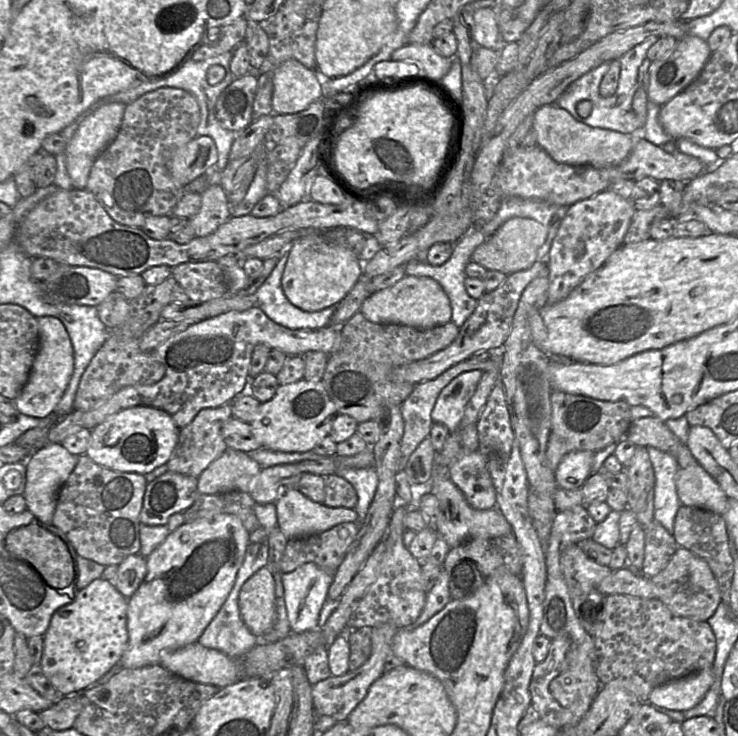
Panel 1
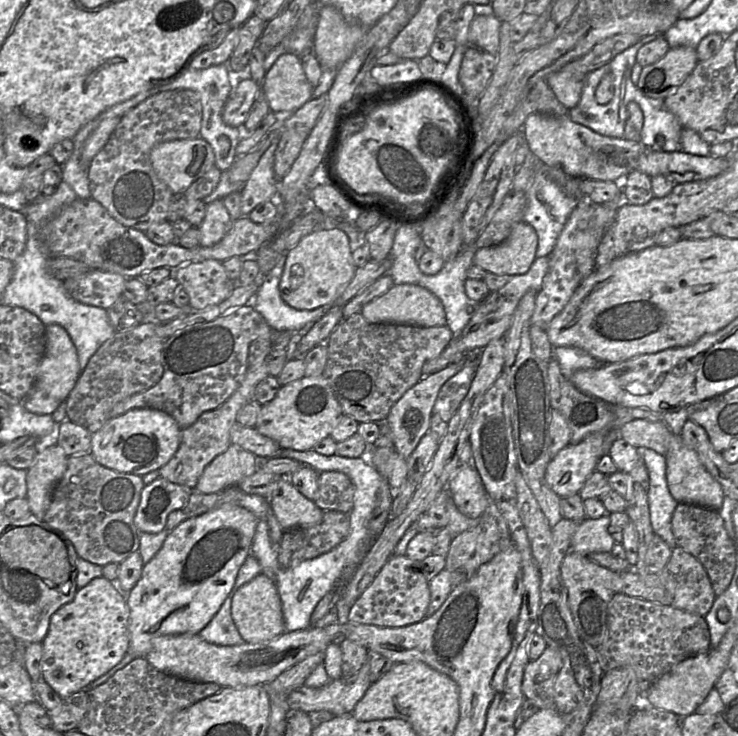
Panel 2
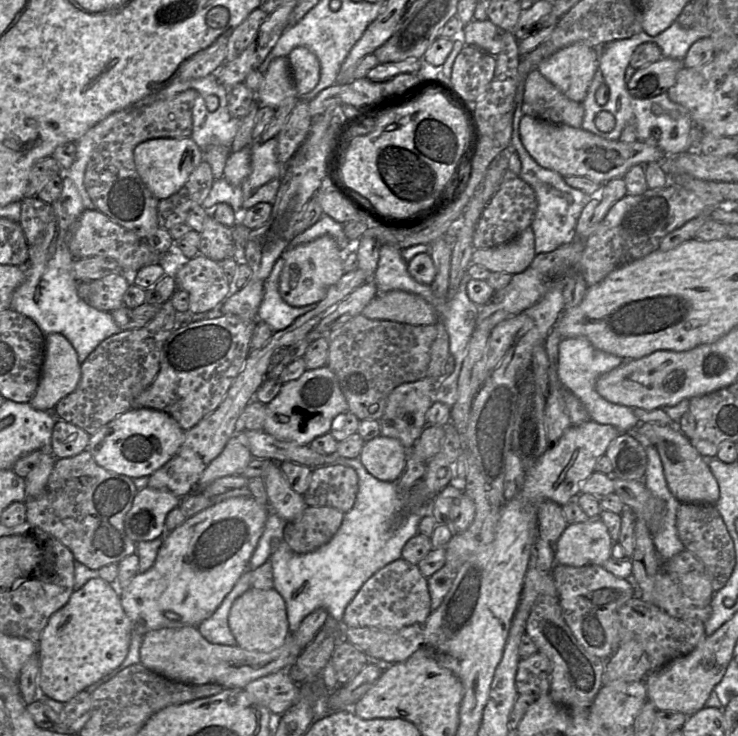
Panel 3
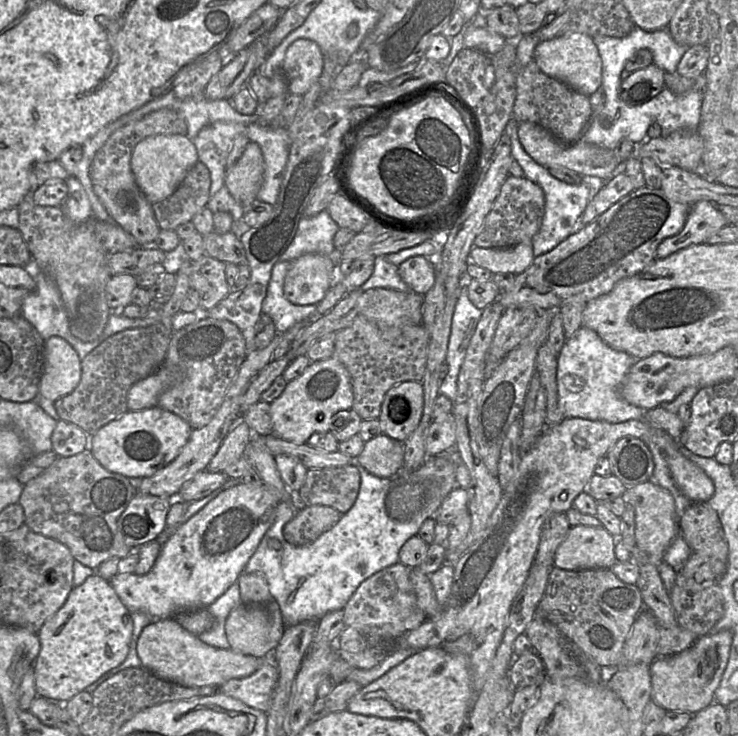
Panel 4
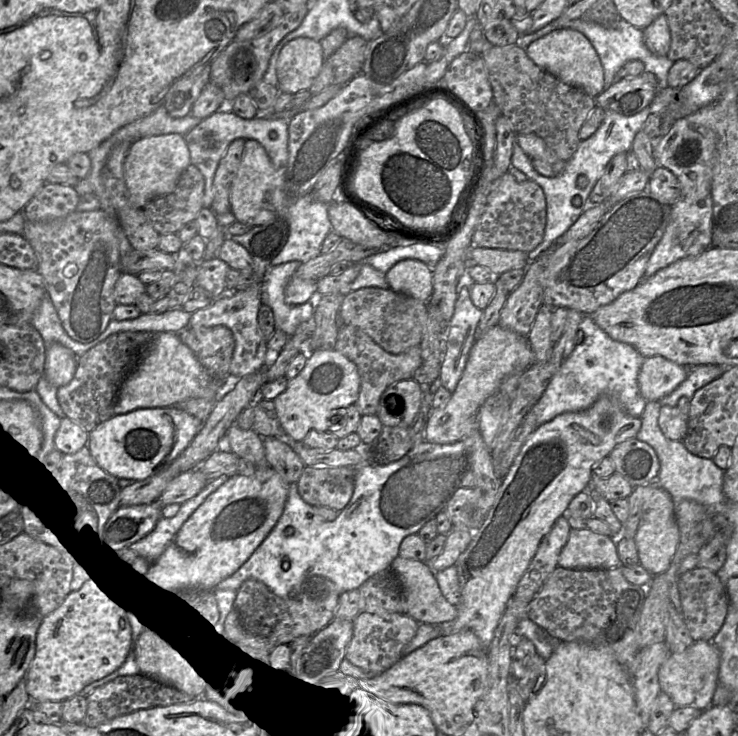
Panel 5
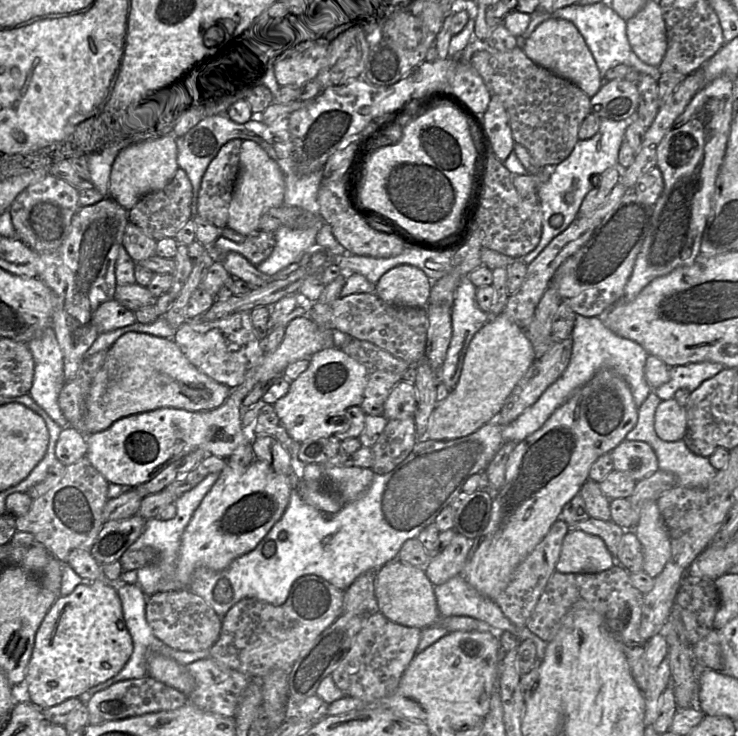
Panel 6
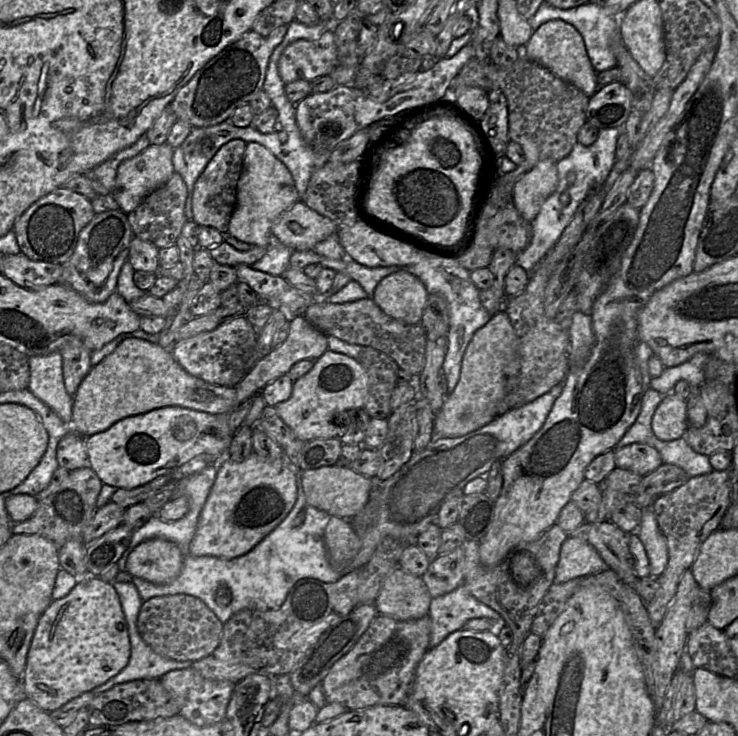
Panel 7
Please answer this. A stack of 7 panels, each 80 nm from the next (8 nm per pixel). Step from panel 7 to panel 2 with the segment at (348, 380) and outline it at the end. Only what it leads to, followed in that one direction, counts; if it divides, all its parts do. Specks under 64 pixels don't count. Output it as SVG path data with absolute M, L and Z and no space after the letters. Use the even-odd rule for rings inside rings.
M304 376L289 384L281 386L274 399L262 406L255 428L264 436L277 442L282 449L296 451L312 450L314 446L331 435L343 415L327 379L323 376Z

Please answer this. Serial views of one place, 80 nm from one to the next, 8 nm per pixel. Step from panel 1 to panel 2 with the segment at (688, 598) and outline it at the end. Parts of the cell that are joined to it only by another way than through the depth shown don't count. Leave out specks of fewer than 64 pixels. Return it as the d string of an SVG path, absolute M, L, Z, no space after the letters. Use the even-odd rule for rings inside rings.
M682 547L672 549L671 557L659 573L672 597L672 606L705 617L716 594L702 563Z

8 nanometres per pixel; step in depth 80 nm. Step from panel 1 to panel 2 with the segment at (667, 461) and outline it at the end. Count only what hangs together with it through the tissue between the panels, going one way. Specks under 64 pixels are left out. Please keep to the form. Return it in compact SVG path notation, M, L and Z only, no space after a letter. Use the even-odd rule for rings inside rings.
M649 448L643 449L641 454L649 474L648 502L652 529L673 549L677 544L672 518L680 502L675 500L668 488L665 456Z

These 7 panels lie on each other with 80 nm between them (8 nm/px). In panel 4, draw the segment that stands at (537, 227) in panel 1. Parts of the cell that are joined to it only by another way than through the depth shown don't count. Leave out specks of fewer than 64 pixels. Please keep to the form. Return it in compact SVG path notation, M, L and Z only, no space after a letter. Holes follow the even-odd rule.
M523 242L503 248L481 248L470 251L471 263L488 269L493 274L524 272L534 260L532 242Z

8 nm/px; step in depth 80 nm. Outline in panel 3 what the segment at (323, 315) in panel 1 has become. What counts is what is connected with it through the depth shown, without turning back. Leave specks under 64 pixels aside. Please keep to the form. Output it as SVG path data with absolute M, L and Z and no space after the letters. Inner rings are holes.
M280 256L264 283L264 295L257 312L258 319L267 323L274 332L284 330L298 317L315 307L315 305L292 307L281 298L279 281L283 267L284 259Z

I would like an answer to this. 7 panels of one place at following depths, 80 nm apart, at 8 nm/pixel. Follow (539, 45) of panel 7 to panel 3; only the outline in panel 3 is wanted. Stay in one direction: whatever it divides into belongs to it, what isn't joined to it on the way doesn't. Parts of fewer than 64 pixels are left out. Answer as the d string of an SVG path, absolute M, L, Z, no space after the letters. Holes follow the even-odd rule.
M575 43L543 60L537 70L566 97L582 103L598 70L598 52Z

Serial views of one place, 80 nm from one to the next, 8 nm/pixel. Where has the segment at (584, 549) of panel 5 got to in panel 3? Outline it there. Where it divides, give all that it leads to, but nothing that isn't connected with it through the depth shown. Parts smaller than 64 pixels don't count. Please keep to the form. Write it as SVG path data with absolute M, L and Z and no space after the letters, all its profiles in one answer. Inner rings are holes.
M600 518L569 524L554 546L555 565L602 565L612 556L614 543Z

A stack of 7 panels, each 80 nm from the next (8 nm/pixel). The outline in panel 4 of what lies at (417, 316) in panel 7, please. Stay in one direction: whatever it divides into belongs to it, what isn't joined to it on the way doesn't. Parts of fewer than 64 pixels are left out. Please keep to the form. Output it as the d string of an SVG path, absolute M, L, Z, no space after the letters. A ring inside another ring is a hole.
M413 256L398 266L398 273L409 289L425 295L435 283L435 266L425 256Z

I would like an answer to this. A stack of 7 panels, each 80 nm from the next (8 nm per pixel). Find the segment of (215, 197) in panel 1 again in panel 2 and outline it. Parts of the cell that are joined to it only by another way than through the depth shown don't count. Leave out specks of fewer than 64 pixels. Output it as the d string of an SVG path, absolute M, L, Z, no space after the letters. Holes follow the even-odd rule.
M217 199L206 205L206 214L198 227L200 231L200 245L210 247L217 244L230 231L233 220L223 203Z

